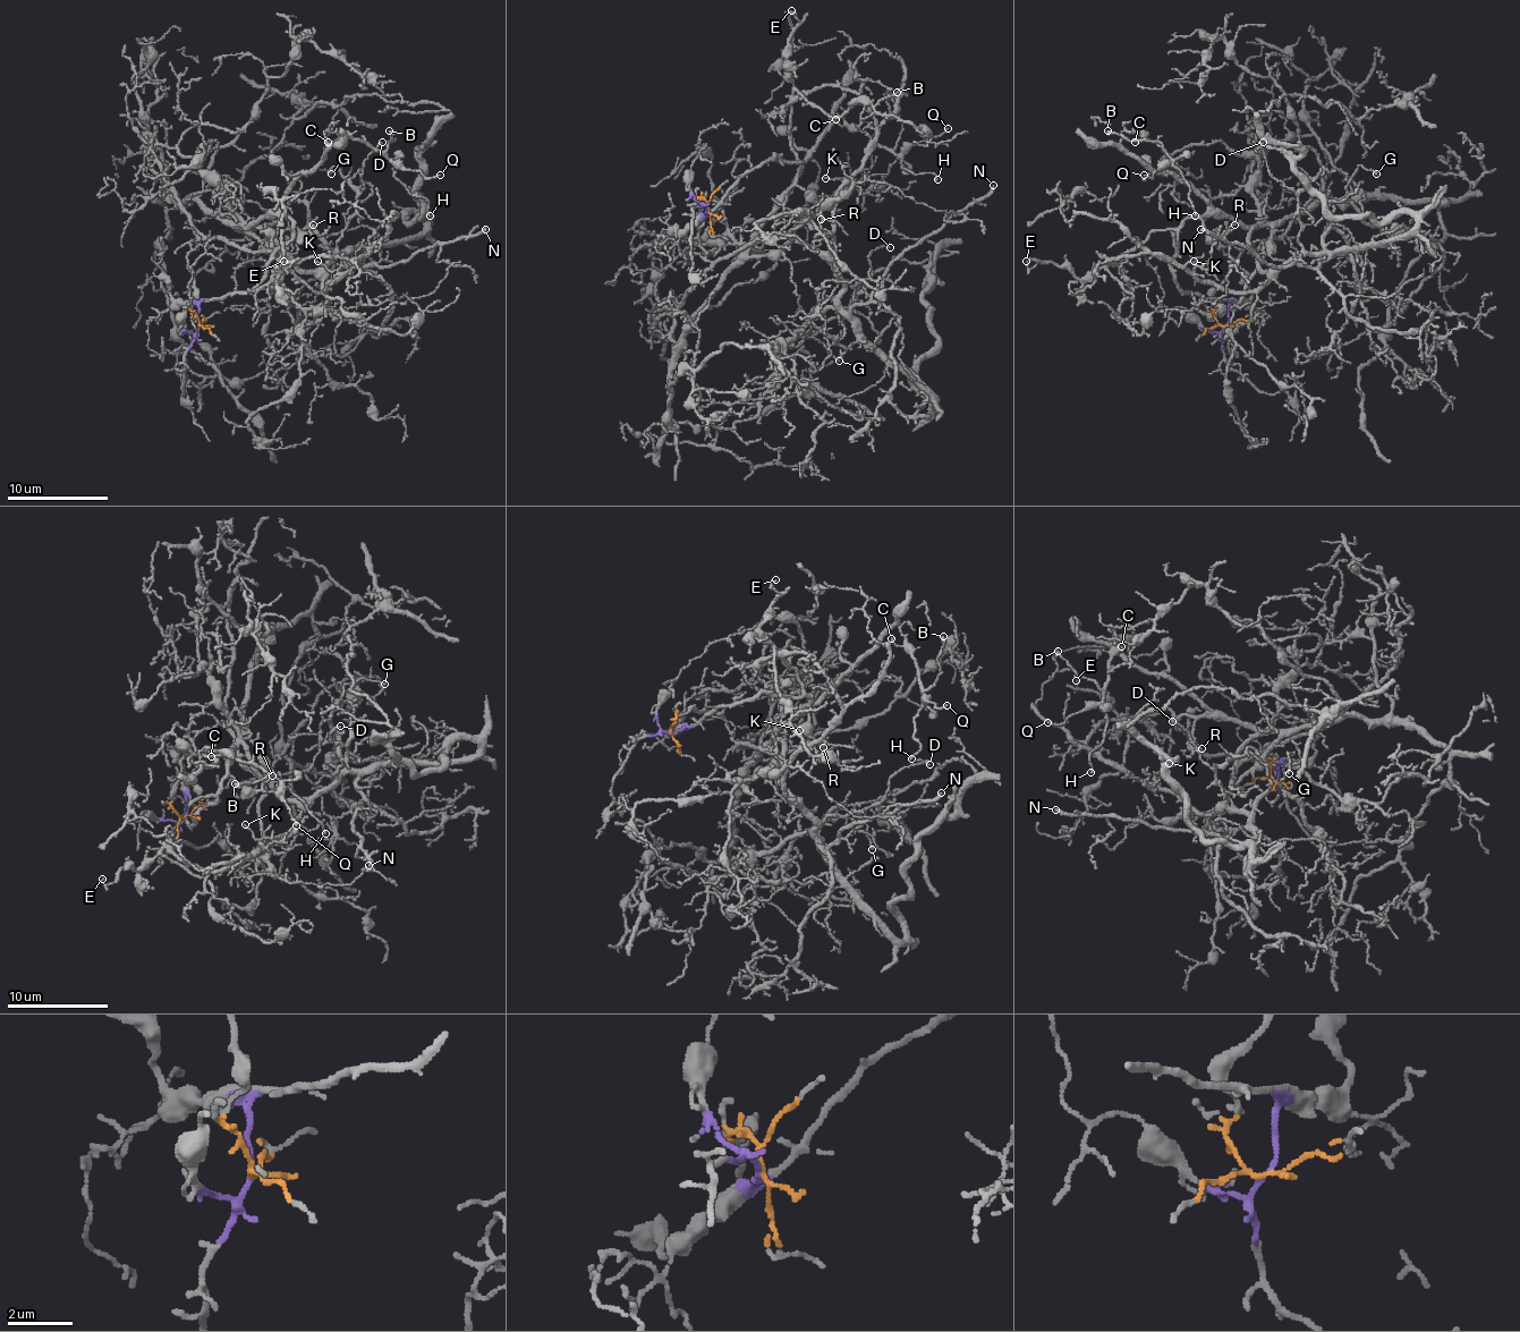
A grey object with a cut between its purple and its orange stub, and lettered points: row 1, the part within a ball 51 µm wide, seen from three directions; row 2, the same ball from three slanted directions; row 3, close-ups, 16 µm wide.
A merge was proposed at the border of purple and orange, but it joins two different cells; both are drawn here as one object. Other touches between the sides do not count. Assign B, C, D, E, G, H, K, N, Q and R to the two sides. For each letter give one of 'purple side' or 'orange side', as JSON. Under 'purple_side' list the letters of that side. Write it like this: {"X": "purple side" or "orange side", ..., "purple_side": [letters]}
{"B": "purple side", "C": "purple side", "D": "orange side", "E": "purple side", "G": "orange side", "H": "purple side", "K": "orange side", "N": "orange side", "Q": "purple side", "R": "purple side", "purple_side": ["B", "C", "E", "H", "Q", "R"]}

